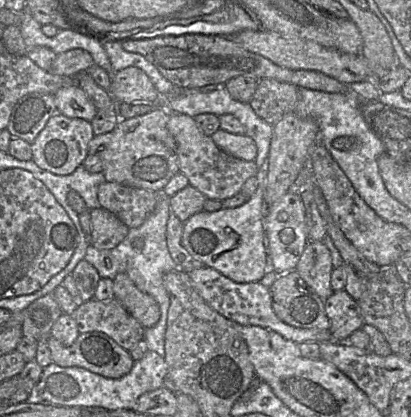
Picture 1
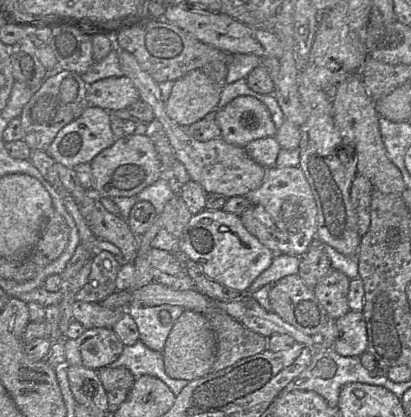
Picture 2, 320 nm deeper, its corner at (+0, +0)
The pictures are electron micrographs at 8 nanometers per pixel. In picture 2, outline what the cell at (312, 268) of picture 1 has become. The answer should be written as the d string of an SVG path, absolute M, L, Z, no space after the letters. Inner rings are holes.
M333 269L312 289L318 301L334 320L350 310L348 305L350 280L342 272Z

